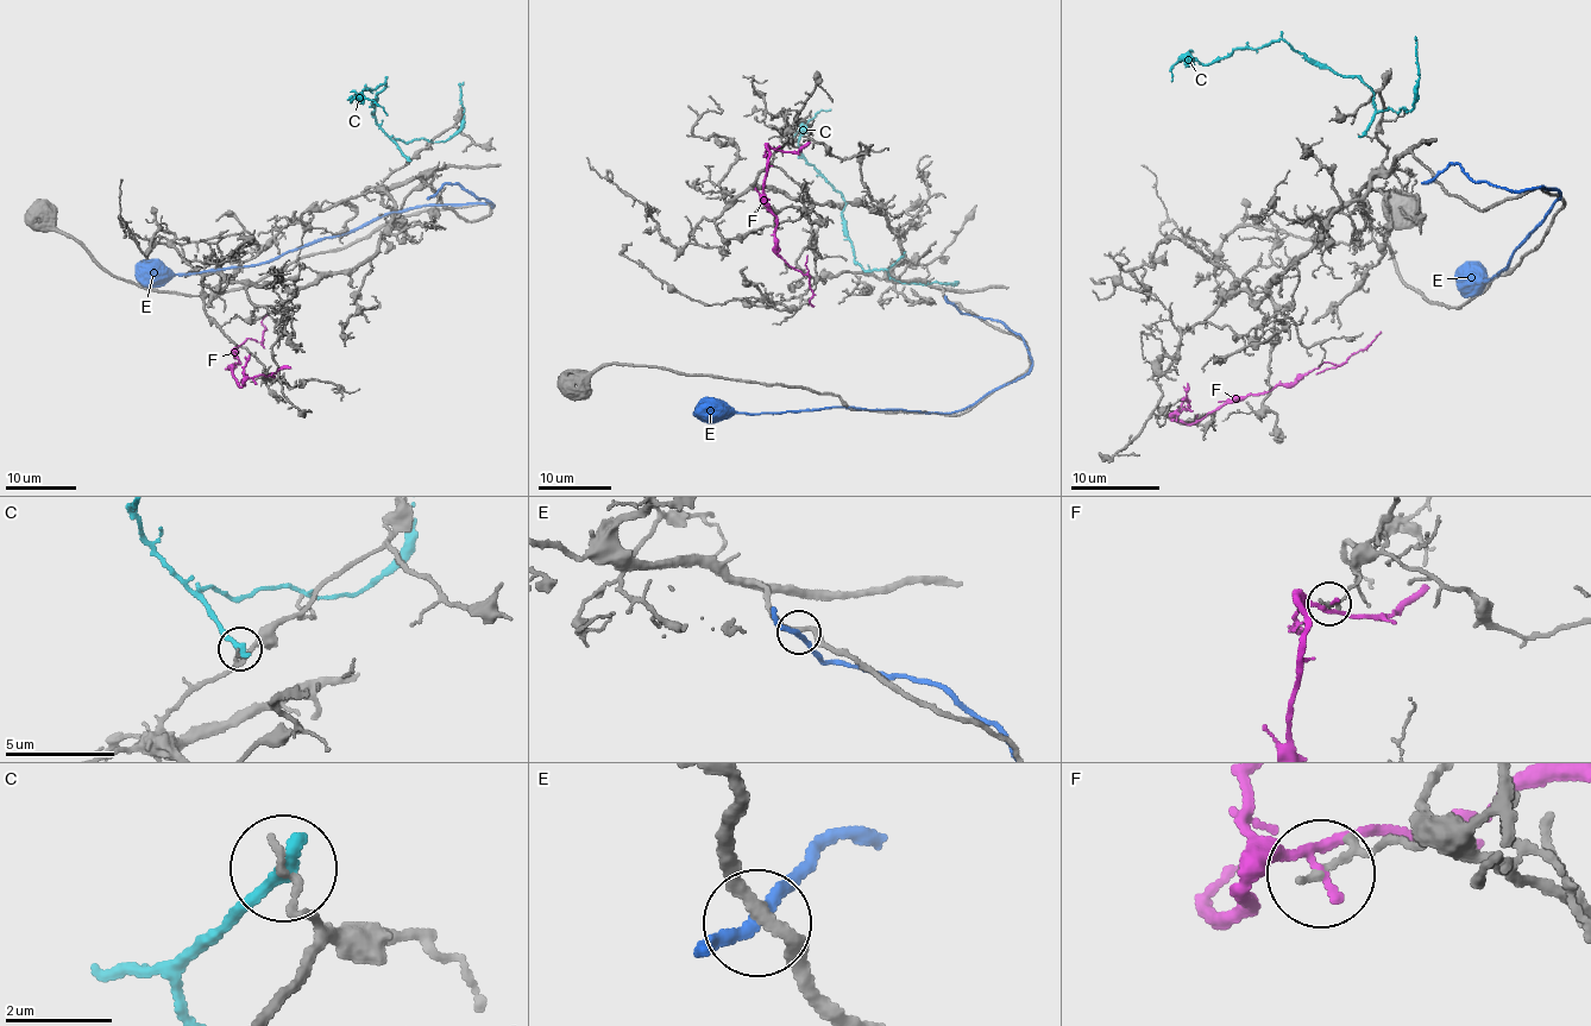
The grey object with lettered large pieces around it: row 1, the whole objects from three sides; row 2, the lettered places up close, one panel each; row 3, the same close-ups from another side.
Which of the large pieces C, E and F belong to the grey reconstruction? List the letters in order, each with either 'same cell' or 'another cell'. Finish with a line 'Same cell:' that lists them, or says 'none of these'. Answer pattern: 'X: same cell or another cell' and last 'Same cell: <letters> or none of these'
C: another cell
E: another cell
F: another cell
Same cell: none of these

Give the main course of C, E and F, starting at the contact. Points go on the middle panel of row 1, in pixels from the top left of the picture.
C: (901, 256), (886, 269), (863, 269), (854, 260), (842, 216), (846, 203), (798, 145), (810, 121), (830, 109)
E: (954, 303), (963, 314), (1010, 327), (1025, 346), (1029, 371), (950, 413), (831, 407), (721, 417), (692, 411)
F: (777, 148), (766, 149), (765, 195), (777, 219), (774, 249), (806, 274), (812, 293), (809, 302), (813, 306)

